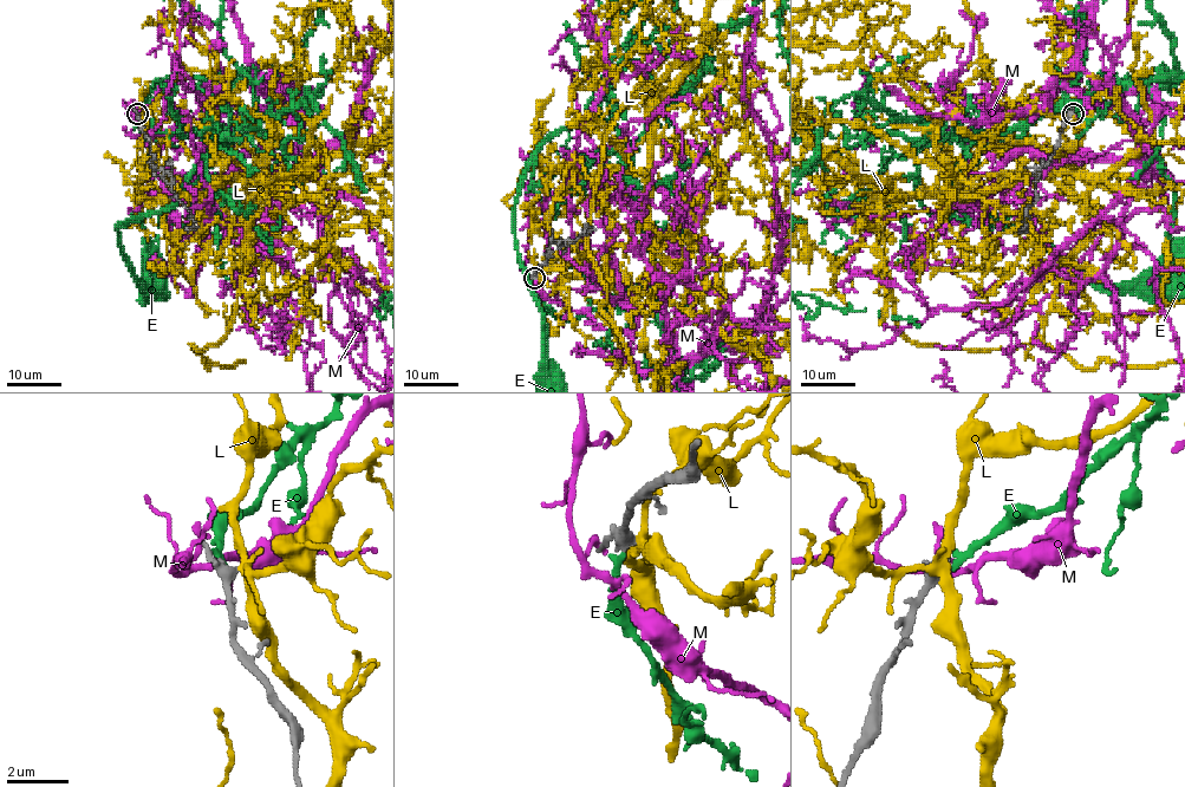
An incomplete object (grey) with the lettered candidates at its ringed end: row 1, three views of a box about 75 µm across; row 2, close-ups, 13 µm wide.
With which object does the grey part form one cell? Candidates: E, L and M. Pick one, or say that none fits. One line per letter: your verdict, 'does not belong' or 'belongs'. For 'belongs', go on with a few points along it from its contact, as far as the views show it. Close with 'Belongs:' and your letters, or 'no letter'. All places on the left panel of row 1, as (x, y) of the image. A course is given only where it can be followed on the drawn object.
E: belongs
L: does not belong
M: does not belong
Belongs: E

